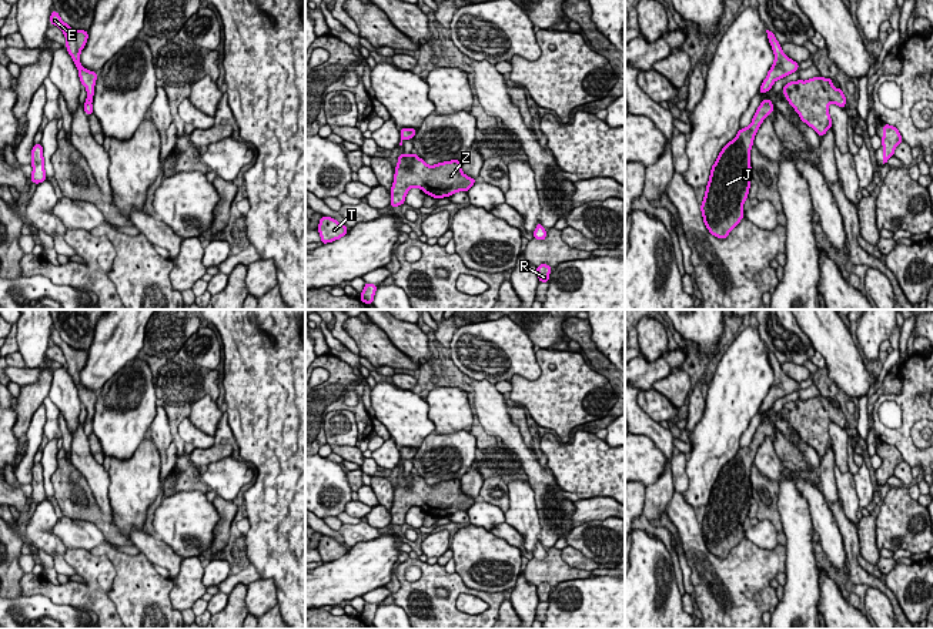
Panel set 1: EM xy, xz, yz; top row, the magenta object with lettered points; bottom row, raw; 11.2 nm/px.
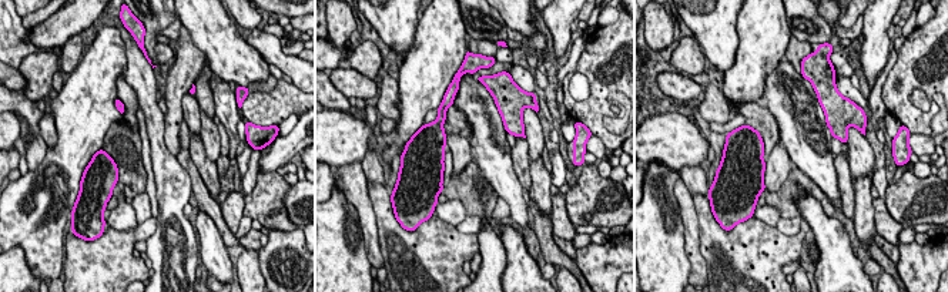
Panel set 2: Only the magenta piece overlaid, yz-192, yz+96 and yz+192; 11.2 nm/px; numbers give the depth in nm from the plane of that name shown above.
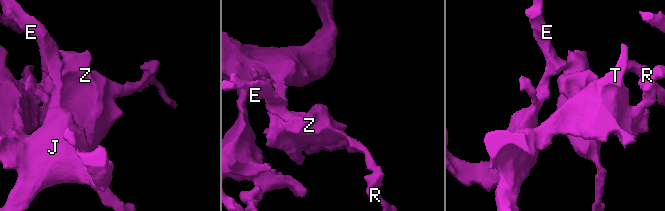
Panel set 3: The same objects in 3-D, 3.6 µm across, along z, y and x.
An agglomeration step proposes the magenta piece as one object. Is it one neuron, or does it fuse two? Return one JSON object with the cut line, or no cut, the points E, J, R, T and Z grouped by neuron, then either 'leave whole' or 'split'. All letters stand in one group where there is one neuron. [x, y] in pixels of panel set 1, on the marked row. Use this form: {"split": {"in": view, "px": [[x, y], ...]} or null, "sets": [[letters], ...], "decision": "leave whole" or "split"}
{"split": null, "sets": [["E", "J", "R", "T", "Z"]], "decision": "leave whole"}

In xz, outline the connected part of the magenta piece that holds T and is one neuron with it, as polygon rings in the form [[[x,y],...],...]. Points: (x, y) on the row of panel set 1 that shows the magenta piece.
[[[322,215],[322,218],[320,220],[317,230],[321,237],[321,244],[340,240],[348,232],[348,228],[345,227],[345,224],[340,224],[337,220],[325,215]]]

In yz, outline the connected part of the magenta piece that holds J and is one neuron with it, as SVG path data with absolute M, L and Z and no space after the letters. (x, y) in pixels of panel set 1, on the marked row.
M763 100L750 126L738 131L712 165L700 211L709 232L720 240L725 240L745 217L743 204L752 178L750 148L758 128L772 113L772 100Z

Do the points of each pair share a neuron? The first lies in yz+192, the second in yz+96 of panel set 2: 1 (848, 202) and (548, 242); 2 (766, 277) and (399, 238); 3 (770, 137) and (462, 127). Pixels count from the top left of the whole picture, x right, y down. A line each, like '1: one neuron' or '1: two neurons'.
1: two neurons
2: one neuron
3: one neuron

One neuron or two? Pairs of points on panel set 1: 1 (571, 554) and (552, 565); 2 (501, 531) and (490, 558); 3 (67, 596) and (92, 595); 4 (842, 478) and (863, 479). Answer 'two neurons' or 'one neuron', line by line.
1: two neurons
2: two neurons
3: one neuron
4: two neurons

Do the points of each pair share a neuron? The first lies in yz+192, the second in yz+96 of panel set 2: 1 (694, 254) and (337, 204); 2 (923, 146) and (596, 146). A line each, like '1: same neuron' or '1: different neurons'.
1: different neurons
2: same neuron

